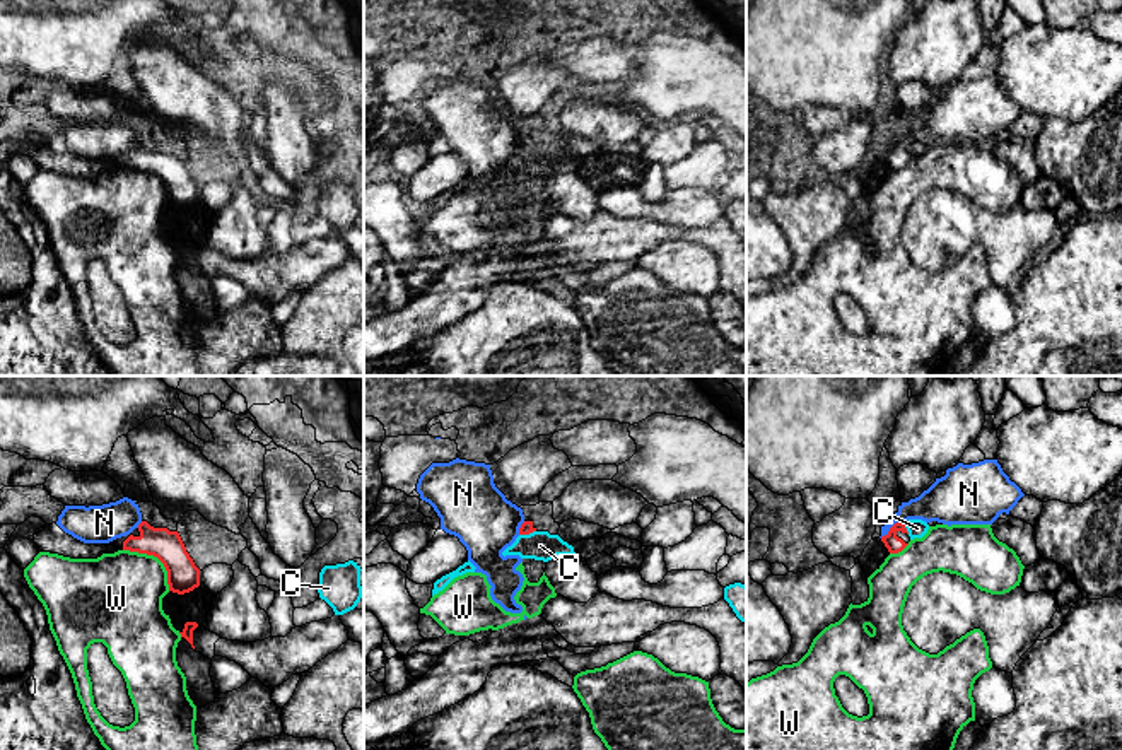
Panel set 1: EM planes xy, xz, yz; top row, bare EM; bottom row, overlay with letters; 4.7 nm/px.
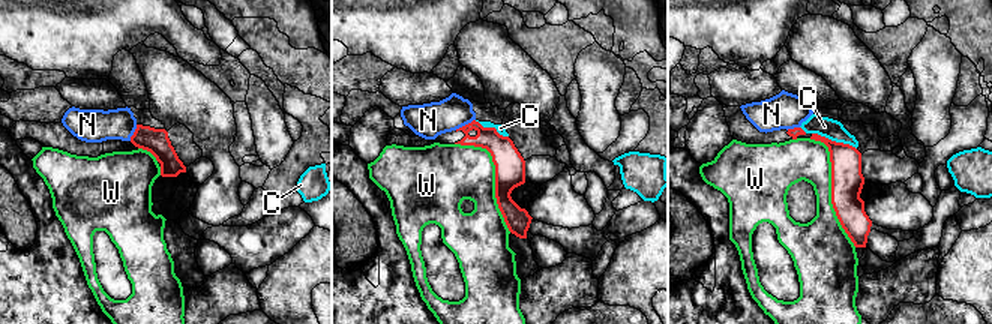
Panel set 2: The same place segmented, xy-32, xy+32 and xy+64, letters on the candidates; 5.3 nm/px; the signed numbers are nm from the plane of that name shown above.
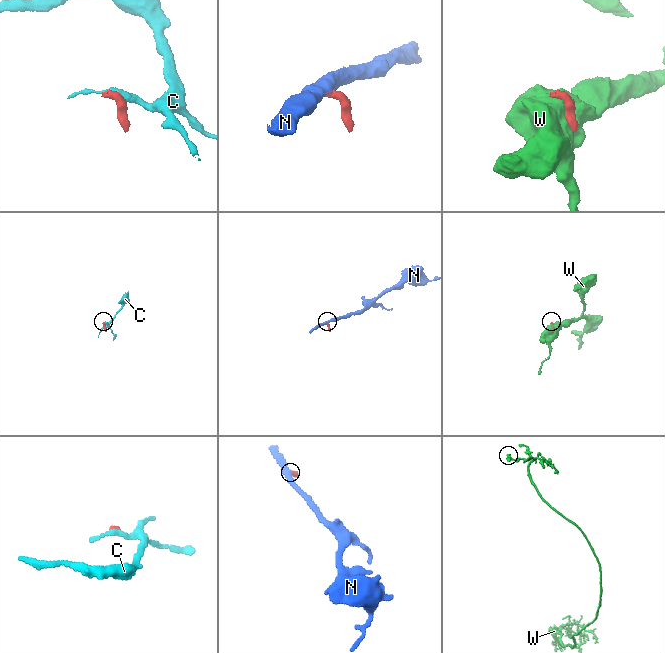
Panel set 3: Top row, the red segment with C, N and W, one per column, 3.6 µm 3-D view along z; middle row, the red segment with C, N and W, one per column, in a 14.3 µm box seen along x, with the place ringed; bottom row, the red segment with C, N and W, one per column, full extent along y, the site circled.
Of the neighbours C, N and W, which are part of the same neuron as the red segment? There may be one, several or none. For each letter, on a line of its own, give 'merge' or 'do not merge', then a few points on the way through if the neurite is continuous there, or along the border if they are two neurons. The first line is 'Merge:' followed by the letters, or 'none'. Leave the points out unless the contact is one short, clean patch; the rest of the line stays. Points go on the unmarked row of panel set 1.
Merge: none
C: do not merge; border yz (902, 140), (909, 151)
N: do not merge; border yz (902, 139), (897, 139), (880, 154)
W: do not merge

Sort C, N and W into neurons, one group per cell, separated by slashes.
C / N / W

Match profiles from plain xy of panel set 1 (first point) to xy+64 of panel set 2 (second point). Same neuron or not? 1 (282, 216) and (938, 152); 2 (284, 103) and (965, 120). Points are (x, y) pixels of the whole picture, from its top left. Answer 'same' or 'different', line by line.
1: same
2: different

